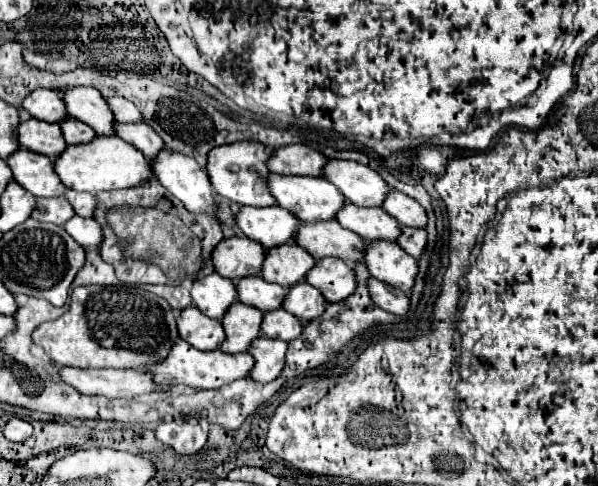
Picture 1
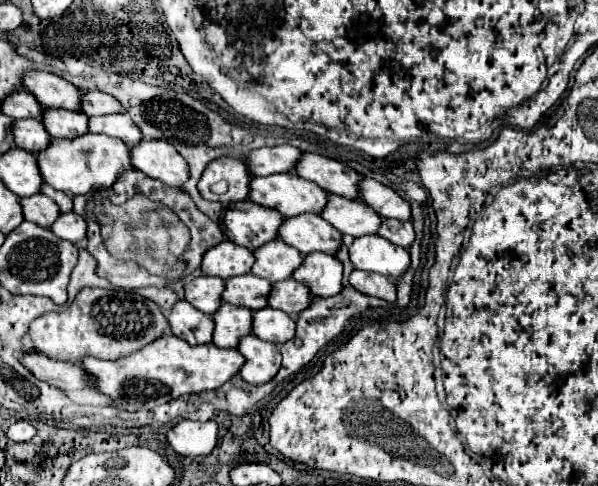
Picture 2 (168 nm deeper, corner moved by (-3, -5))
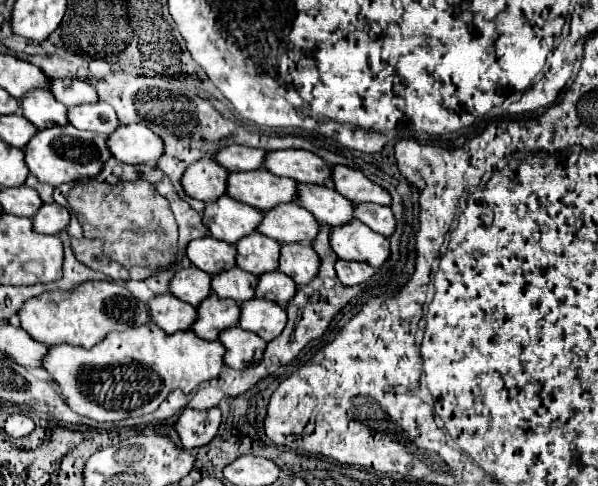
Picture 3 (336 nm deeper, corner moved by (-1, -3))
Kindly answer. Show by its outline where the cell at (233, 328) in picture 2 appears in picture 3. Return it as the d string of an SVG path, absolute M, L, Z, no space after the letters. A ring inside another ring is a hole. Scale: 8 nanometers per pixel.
M210 294L198 304L196 320L192 322L190 330L204 340L216 340L218 332L238 324L238 316L240 306L234 304L234 300L222 300Z

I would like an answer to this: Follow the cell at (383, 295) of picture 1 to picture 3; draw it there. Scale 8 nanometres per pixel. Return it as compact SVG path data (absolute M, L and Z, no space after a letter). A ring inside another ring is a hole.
M336 260L336 274L338 274L338 280L346 286L354 286L354 284L360 284L364 280L368 280L372 274L374 274L374 268L370 268L368 264L362 264L362 262L350 262L350 260Z

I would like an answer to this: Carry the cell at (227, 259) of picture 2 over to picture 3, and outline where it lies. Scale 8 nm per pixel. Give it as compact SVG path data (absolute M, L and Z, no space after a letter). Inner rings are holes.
M212 236L192 240L186 248L186 256L190 258L192 266L196 266L208 274L216 274L216 272L236 266L232 244L226 244Z

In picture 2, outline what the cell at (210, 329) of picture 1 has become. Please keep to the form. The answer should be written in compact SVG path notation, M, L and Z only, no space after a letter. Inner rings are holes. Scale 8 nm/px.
M180 300L172 308L172 312L168 316L168 322L170 322L172 334L186 340L190 346L212 342L212 332L214 332L212 316L196 310L186 300Z

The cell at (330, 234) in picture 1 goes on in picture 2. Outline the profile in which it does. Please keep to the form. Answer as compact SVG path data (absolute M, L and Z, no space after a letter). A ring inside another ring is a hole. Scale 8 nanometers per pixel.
M300 214L296 218L286 218L284 226L280 226L280 238L302 254L336 254L342 246L342 232L338 232L318 214Z

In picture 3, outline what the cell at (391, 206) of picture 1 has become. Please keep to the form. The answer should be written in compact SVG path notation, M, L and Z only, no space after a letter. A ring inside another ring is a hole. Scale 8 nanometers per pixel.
M330 166L332 174L332 186L336 192L340 192L350 202L376 202L376 204L388 204L390 206L390 194L380 188L378 184L370 182L360 170L348 168L348 166Z

